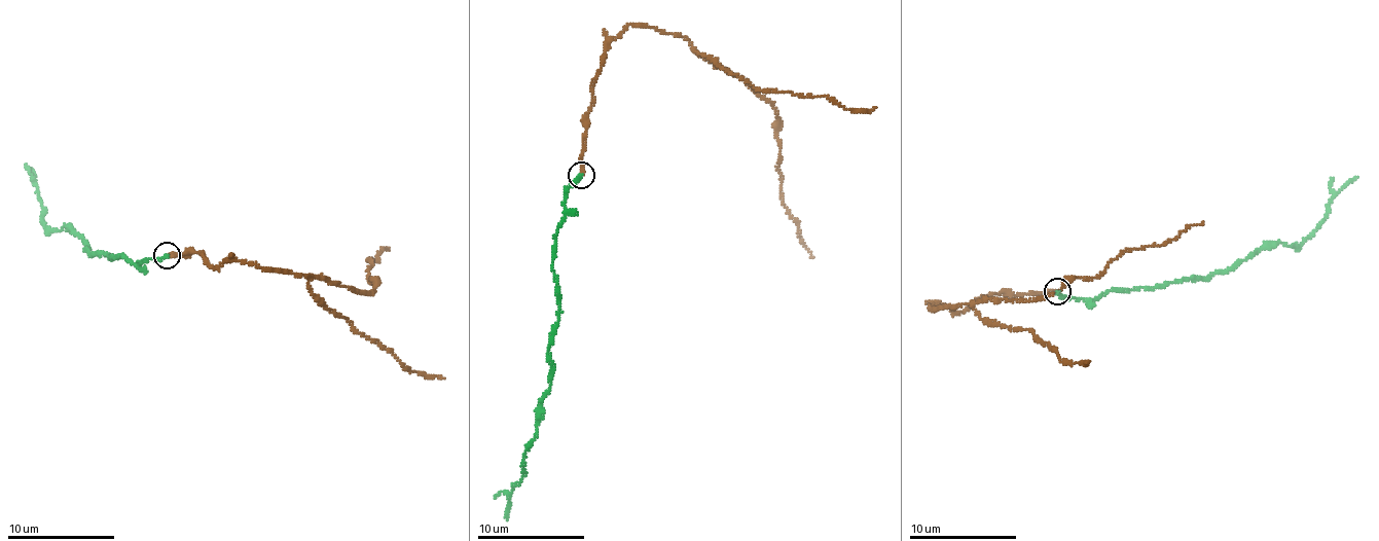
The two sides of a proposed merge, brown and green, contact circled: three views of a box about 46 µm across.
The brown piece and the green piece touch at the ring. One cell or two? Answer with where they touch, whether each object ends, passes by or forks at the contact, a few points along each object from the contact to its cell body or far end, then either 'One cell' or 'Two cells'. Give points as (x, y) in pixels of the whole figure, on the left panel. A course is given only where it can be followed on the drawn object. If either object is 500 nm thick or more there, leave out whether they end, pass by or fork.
Place: (167, 255). At the ring brown ends. At the ring green ends. Course of brown: (168, 254), (203, 252), (213, 267), (246, 260), (368, 295), (375, 288), (367, 261), (389, 248). Course of green: (168, 254), (134, 263), (123, 255), (87, 252), (82, 240), (64, 226), (51, 231), (41, 218), (30, 168). One cell

